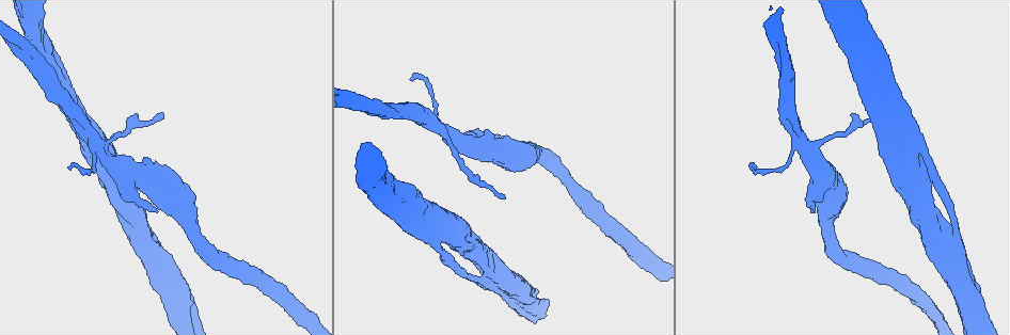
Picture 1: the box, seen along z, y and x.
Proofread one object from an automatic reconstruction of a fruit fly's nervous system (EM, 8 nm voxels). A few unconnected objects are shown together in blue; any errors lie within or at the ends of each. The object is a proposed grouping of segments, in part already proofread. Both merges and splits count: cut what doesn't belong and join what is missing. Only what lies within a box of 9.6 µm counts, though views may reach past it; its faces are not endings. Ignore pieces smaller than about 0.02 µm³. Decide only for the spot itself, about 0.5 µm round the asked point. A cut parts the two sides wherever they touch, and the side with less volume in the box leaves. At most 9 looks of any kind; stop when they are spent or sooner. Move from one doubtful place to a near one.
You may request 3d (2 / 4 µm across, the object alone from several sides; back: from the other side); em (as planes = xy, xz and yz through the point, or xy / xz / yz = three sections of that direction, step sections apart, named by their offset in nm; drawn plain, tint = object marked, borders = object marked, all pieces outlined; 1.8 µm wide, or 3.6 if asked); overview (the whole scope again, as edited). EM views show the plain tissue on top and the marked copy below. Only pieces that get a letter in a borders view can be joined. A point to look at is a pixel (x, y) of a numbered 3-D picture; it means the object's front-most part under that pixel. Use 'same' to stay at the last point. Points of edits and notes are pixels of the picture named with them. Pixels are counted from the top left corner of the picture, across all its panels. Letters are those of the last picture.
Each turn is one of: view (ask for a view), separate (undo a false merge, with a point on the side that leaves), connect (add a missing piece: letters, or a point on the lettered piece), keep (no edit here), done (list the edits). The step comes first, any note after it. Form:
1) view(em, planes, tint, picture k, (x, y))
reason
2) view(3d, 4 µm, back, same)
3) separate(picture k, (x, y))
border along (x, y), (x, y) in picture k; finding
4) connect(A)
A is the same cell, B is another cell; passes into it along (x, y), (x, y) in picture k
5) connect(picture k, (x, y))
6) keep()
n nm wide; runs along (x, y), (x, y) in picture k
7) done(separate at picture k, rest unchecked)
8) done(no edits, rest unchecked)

view(em, 3.6 µm, xz, step 8, borders, picture 1, (485, 273))
three-way junction

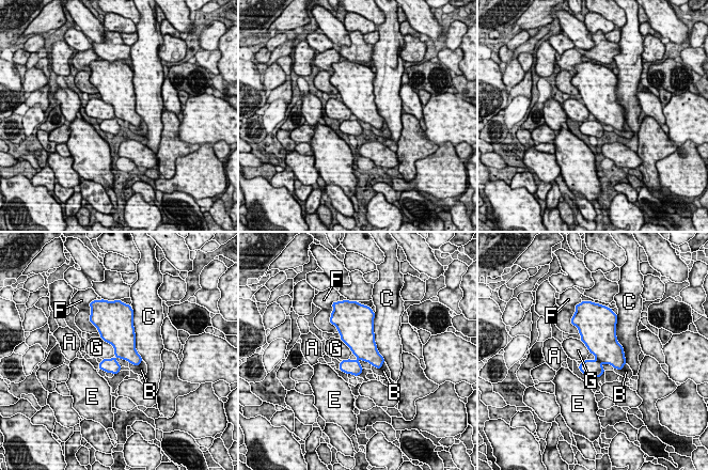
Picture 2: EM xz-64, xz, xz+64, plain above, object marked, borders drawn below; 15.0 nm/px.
keep()
A, B, C, E, F and G are other cells; one neuron here

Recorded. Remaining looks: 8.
view(em, planes, borders, picture 1, (499, 135))
branch stops here

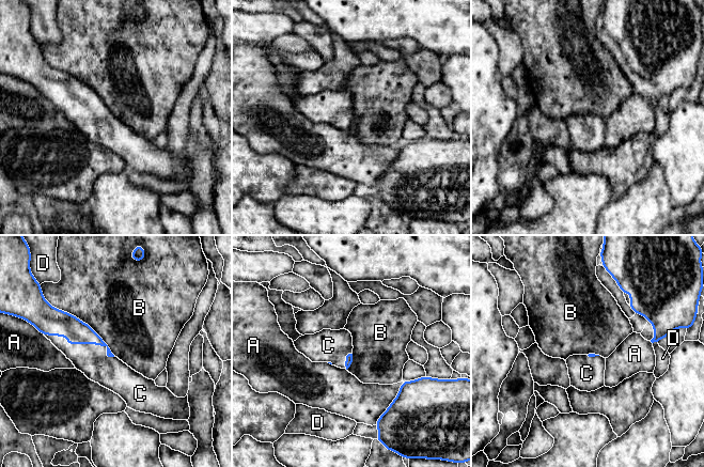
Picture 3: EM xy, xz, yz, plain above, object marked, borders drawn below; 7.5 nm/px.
connect(C)
C is the same cell, A, B and D are other cells; the neuron continues

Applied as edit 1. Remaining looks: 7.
view(em, 3.6 µm, planes, borders, picture 1, (908, 145))
three-way junction

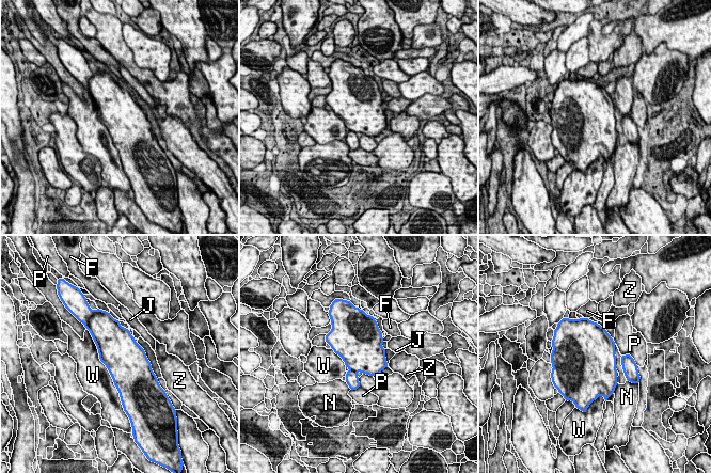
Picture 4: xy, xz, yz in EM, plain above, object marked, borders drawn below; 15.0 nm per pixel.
keep()
F, J, N, P, W and Z are other cells; border along (90, 333), (98, 358), (119, 391) in picture 4; one neuron here

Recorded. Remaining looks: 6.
view(3d, 2 µm, picture 1, (160, 113))
long arm stops here

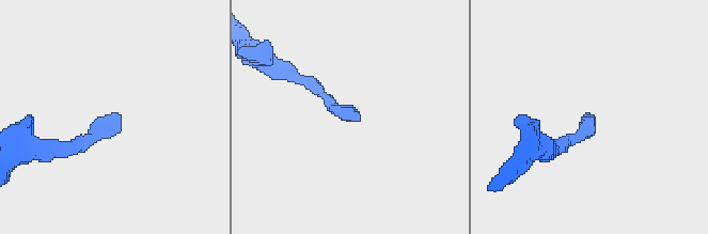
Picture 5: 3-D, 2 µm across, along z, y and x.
view(em, planes, tint, picture 5, (113, 114))
shape alone is not enough

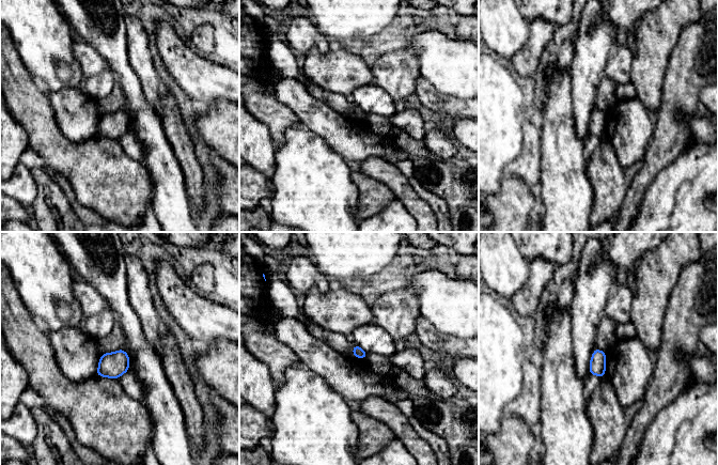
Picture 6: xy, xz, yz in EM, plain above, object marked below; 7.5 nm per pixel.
view(em, planes, borders, same)
see the neighbours

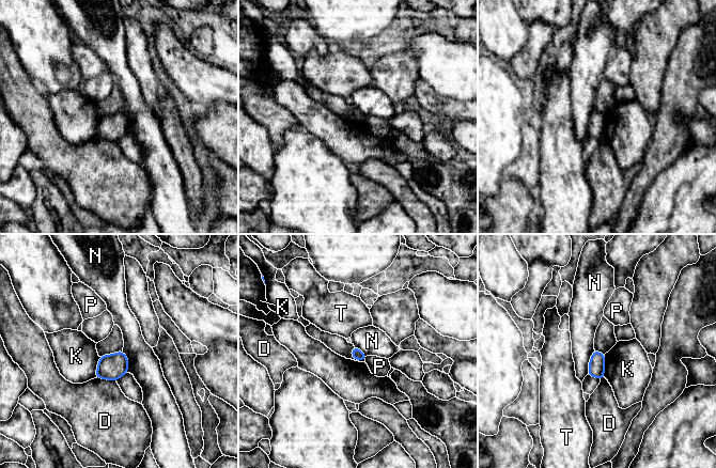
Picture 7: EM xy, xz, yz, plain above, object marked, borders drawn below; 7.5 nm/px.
keep()
N touches over 200 nm; D, K, N, P and T are other cells; border along (594, 349), (590, 359), (588, 374) in picture 7; none of them fits

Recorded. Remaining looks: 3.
done(connect at picture 3, rest unchecked)

